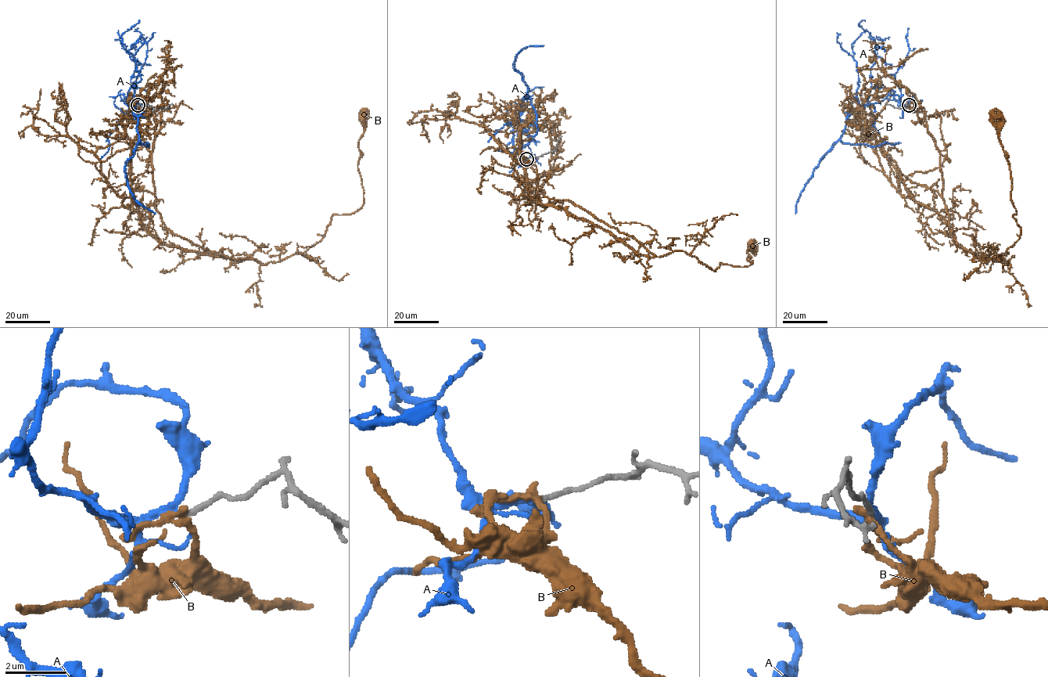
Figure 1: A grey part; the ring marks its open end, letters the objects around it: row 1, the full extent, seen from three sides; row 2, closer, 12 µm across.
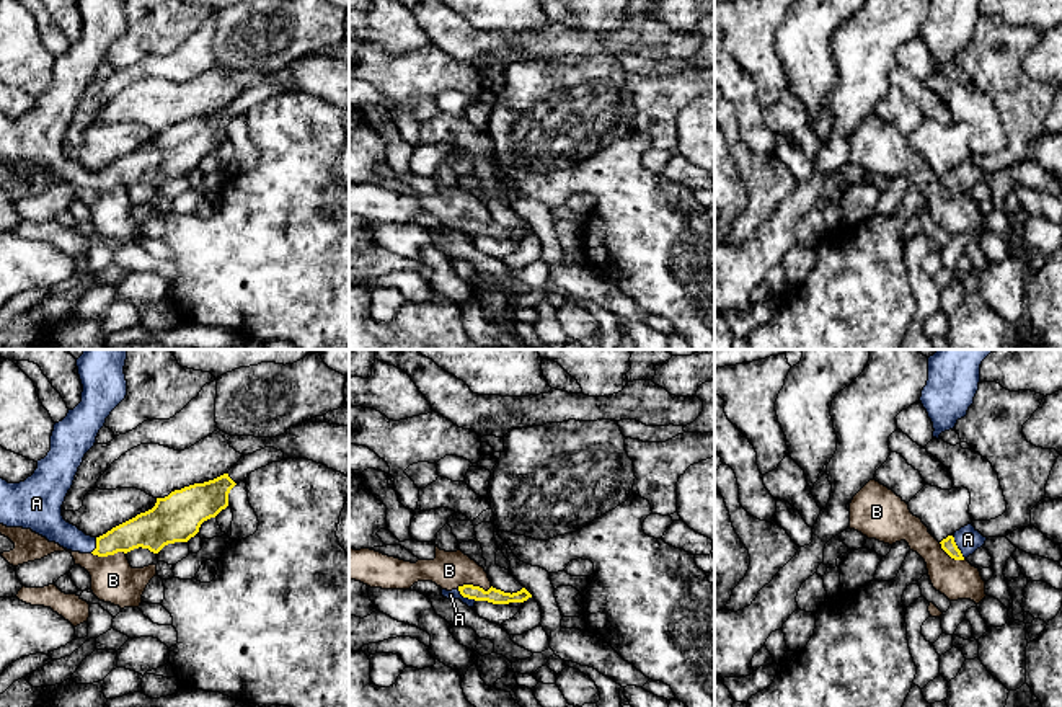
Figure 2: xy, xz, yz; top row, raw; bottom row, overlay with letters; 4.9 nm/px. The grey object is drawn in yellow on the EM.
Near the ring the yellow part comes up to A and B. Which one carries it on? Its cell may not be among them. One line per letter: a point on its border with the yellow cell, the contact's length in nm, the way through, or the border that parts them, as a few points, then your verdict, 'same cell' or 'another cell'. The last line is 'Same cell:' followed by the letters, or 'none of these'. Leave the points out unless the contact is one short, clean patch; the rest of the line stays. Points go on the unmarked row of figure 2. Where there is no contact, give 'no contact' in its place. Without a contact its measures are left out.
A: yz (956, 182) | 130 nm | across yz (948, 178), (956, 182), (968, 173) | same cell
B: xz (473, 221) | 180 nm | along xz (491, 221), (483, 224), (460, 219), (457, 222) | another cell
Same cell: A

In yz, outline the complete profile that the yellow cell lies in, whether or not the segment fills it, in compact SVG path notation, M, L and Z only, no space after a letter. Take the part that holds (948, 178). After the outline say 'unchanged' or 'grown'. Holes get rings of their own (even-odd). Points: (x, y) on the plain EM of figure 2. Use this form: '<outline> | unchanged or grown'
M972 157L956 165L953 170L943 173L941 183L954 194L964 194L977 183L984 181L987 171L984 171Z | grown

